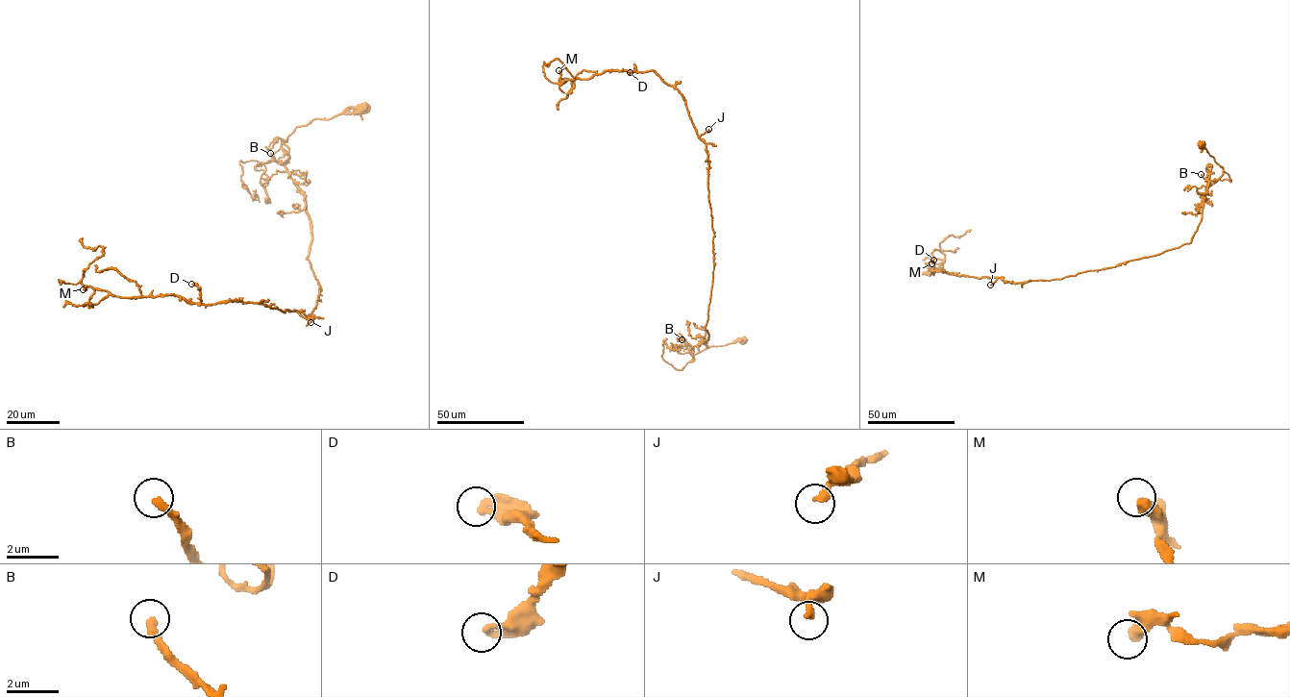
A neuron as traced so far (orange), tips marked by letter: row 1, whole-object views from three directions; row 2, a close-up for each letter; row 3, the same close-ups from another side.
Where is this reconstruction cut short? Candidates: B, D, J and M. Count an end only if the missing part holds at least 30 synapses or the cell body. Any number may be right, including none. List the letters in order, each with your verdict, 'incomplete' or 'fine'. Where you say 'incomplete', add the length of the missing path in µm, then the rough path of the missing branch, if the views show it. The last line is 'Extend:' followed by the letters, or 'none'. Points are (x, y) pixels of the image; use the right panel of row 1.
B: incomplete | 9 µm
D: fine
J: fine
M: fine
Extend: B

